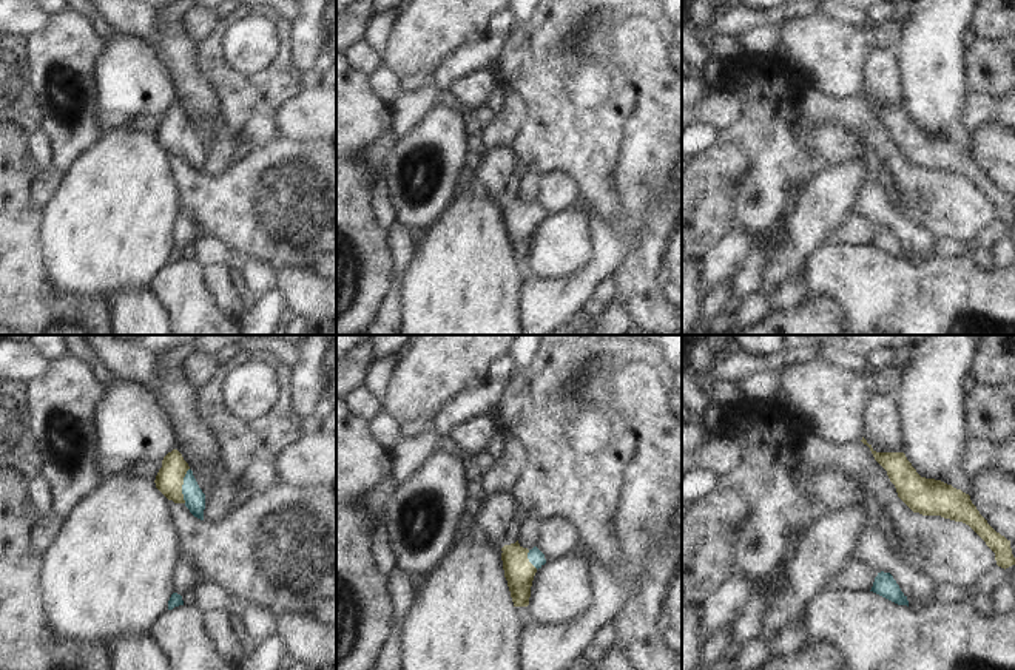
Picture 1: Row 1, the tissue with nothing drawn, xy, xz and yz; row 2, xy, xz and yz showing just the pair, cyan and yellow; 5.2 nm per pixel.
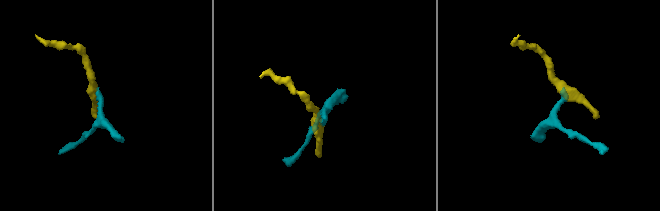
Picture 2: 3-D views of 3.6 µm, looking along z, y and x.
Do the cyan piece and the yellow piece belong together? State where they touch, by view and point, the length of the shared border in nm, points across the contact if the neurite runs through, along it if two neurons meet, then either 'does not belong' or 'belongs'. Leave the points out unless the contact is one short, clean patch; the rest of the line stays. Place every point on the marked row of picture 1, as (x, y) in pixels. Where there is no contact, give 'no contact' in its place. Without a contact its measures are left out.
xy (182, 485) | 190 nm | across xy (195, 499), (182, 485), (170, 477) | belongs

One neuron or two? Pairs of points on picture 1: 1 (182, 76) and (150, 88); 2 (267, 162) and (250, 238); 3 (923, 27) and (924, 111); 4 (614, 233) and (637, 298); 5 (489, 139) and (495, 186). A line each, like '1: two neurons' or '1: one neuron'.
1: two neurons
2: one neuron
3: one neuron
4: two neurons
5: two neurons

